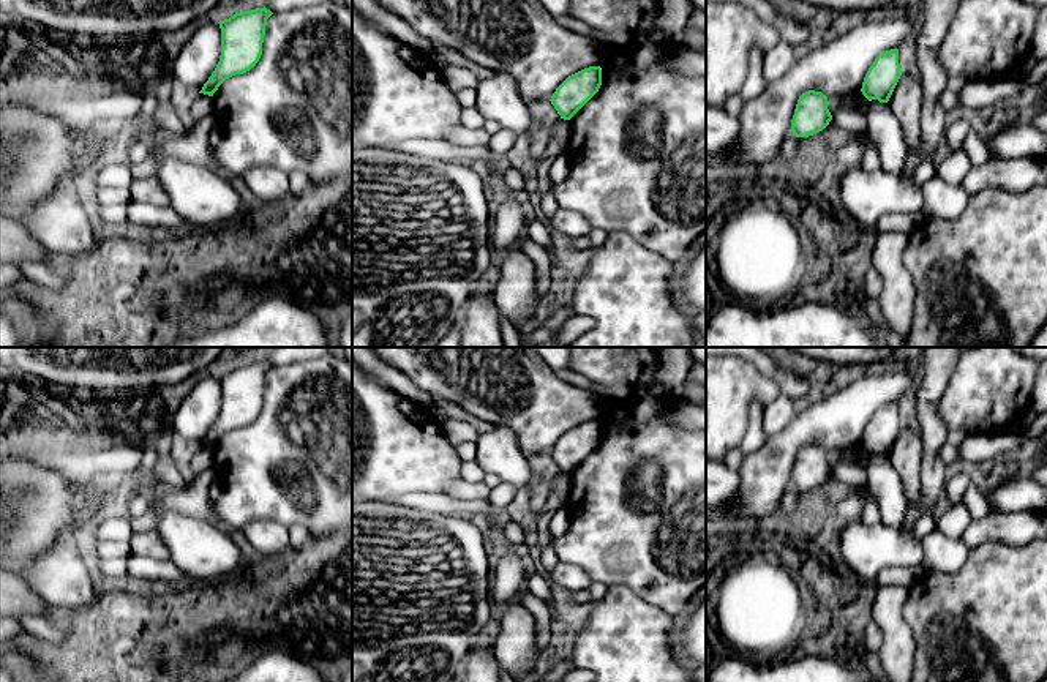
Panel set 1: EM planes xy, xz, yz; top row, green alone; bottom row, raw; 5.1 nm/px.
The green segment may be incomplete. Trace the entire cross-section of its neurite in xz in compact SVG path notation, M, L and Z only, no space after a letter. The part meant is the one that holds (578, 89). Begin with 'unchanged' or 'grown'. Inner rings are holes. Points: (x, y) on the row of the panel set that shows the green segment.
unchanged; M589 66L569 76L553 93L551 104L564 120L570 120L600 88L602 68Z

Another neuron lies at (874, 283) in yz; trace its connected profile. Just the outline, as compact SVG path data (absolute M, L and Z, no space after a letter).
M870 267L865 273L865 286L864 286L867 298L878 300L881 289L883 289L881 275L875 267Z

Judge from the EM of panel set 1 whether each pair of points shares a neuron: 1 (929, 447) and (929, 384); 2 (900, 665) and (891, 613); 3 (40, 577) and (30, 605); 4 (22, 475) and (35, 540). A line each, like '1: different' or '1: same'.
1: same
2: same
3: different
4: same

